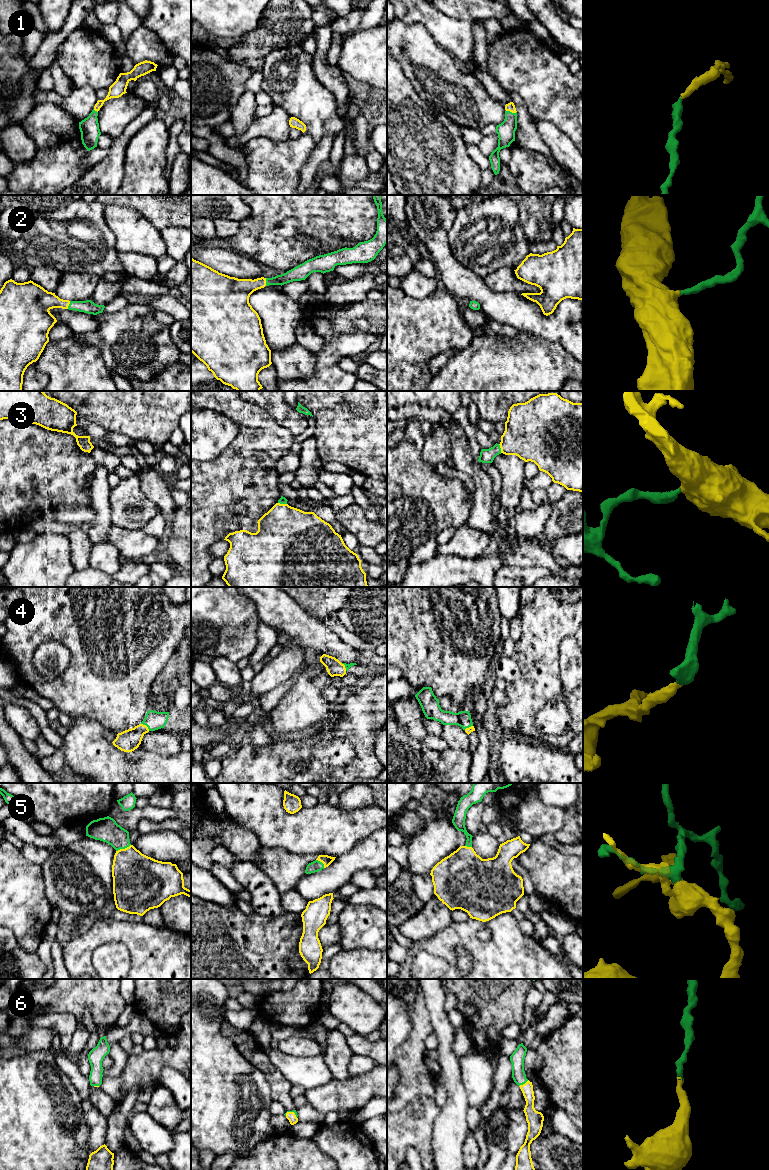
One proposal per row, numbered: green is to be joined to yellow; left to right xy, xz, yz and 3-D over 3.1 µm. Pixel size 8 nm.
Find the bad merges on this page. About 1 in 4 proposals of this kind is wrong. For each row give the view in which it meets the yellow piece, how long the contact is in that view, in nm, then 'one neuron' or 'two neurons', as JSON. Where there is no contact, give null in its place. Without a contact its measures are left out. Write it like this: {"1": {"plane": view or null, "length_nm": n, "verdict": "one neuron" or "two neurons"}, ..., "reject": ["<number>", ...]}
{"1": {"plane": "yz", "length_nm": 90, "verdict": "one neuron"}, "2": {"plane": "xy", "length_nm": 70, "verdict": "one neuron"}, "3": {"plane": "yz", "length_nm": 80, "verdict": "one neuron"}, "4": {"plane": "xy", "length_nm": 90, "verdict": "one neuron"}, "5": {"plane": "xy", "length_nm": 130, "verdict": "one neuron"}, "6": {"plane": "yz", "length_nm": 90, "verdict": "one neuron"}, "reject": []}

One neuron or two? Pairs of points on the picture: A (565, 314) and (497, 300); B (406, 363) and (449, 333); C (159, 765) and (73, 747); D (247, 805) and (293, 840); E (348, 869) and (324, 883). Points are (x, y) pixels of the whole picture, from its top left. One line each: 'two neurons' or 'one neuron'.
A: one neuron
B: one neuron
C: one neuron
D: one neuron
E: one neuron

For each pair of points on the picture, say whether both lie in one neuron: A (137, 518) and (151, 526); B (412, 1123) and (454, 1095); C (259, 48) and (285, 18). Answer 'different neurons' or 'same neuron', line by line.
A: different neurons
B: different neurons
C: same neuron

